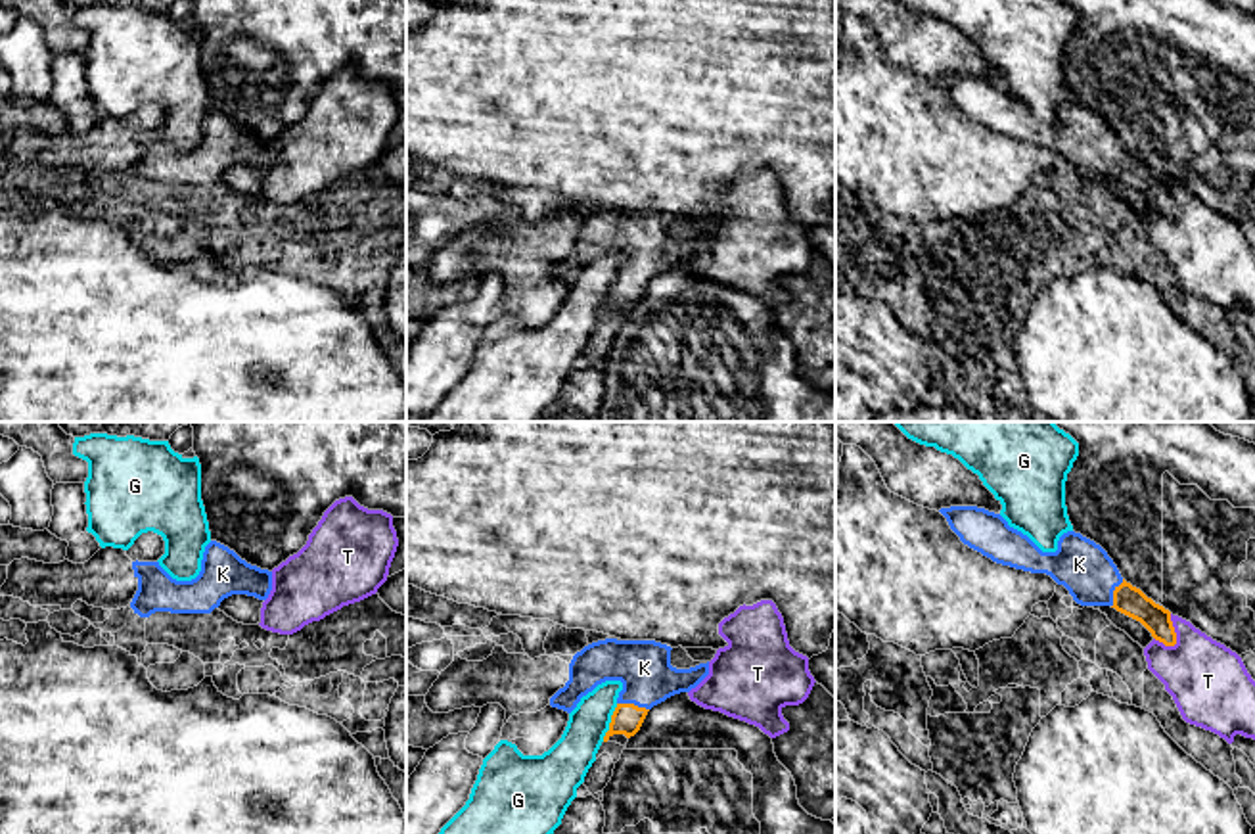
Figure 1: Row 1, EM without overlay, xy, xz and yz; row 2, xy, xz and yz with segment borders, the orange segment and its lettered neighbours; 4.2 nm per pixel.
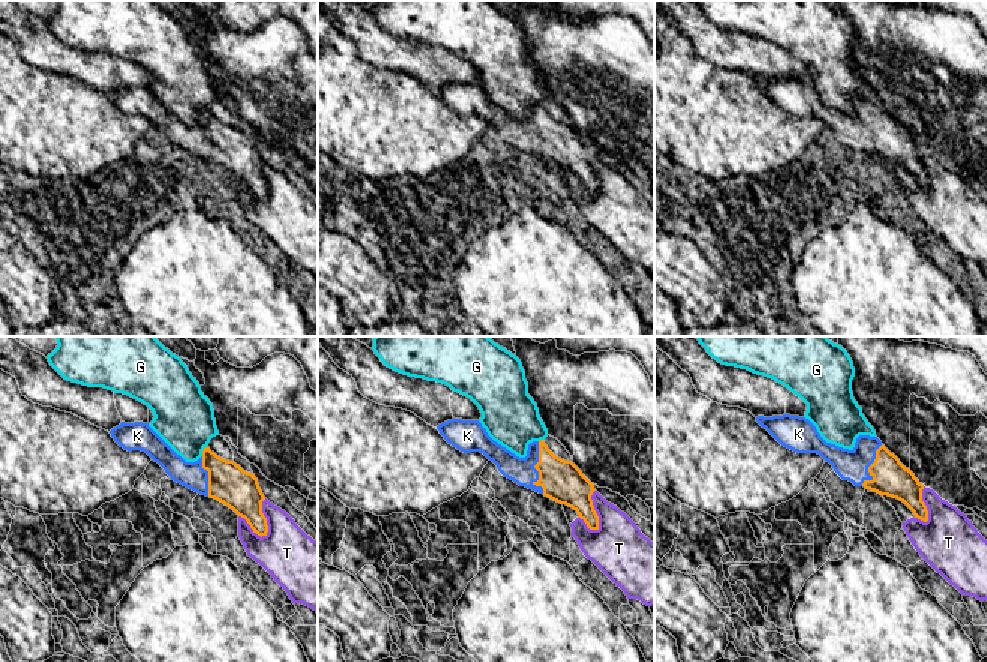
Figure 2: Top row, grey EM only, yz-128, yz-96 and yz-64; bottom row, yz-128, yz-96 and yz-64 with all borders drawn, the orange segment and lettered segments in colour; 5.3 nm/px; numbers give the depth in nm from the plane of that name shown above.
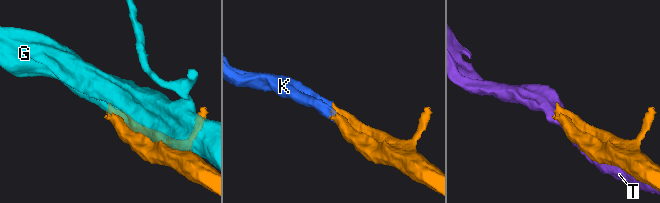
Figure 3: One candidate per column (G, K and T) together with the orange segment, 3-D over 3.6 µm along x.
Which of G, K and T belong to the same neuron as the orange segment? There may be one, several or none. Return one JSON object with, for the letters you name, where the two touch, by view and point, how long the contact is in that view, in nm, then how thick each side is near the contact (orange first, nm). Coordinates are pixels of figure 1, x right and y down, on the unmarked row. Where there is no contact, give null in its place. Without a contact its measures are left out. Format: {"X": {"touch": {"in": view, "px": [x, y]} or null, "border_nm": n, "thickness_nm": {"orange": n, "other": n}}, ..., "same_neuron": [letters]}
{"K": {"touch": {"in": "xz", "px": [633, 275]}, "border_nm": 140, "thickness_nm": {"orange": 130, "other": 220}}, "same_neuron": ["K"]}

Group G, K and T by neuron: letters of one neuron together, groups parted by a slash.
G / K / T

